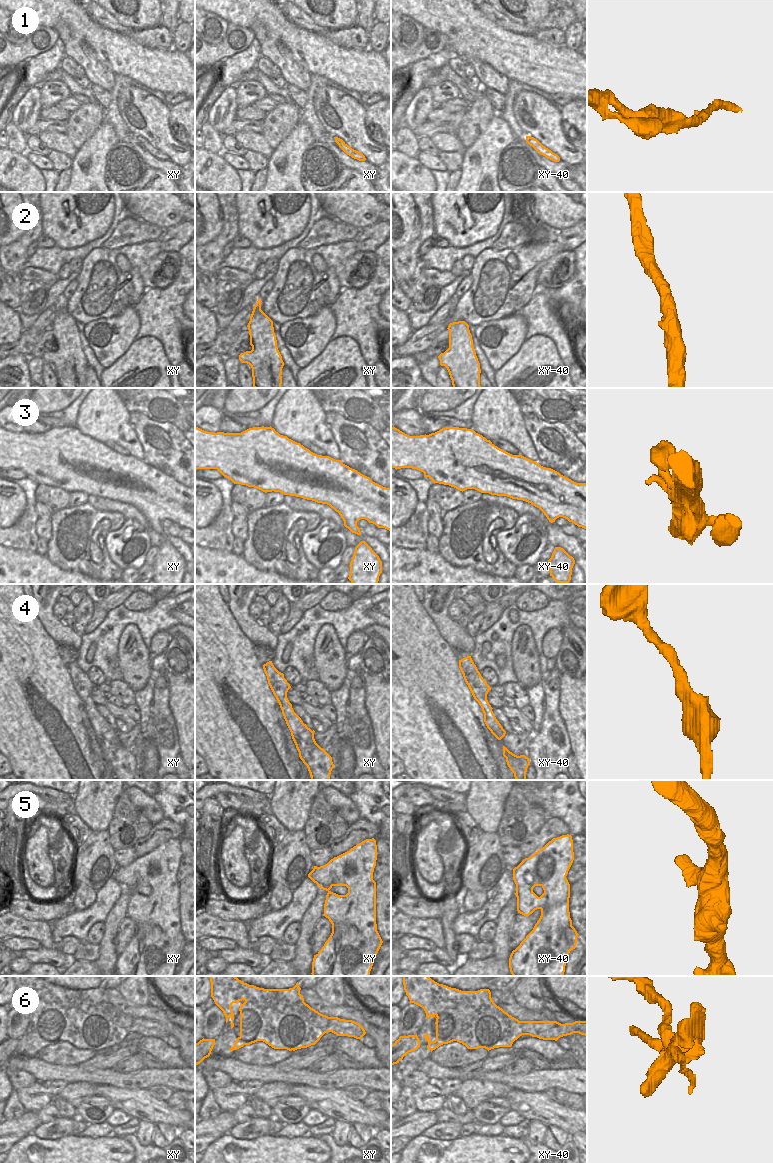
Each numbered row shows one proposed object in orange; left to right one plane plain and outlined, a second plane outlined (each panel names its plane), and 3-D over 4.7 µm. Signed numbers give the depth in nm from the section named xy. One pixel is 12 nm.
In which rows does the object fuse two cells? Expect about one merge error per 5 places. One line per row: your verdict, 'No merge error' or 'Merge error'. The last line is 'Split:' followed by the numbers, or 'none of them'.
1: No merge error
2: No merge error
3: No merge error
4: No merge error
5: No merge error
6: Merge error
Split: 6.

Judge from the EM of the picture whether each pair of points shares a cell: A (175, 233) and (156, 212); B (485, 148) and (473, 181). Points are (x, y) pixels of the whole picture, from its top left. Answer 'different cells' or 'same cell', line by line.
A: different cells
B: same cell

